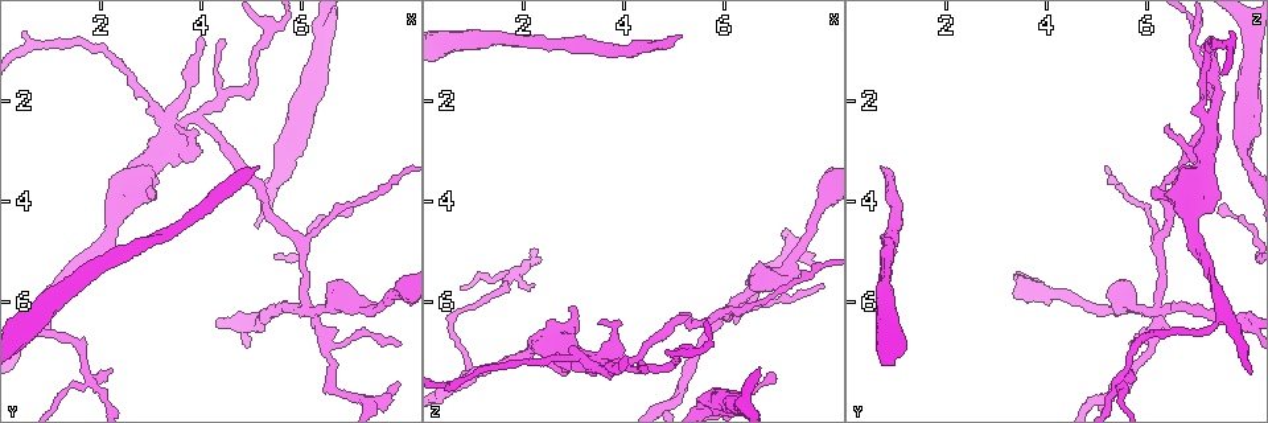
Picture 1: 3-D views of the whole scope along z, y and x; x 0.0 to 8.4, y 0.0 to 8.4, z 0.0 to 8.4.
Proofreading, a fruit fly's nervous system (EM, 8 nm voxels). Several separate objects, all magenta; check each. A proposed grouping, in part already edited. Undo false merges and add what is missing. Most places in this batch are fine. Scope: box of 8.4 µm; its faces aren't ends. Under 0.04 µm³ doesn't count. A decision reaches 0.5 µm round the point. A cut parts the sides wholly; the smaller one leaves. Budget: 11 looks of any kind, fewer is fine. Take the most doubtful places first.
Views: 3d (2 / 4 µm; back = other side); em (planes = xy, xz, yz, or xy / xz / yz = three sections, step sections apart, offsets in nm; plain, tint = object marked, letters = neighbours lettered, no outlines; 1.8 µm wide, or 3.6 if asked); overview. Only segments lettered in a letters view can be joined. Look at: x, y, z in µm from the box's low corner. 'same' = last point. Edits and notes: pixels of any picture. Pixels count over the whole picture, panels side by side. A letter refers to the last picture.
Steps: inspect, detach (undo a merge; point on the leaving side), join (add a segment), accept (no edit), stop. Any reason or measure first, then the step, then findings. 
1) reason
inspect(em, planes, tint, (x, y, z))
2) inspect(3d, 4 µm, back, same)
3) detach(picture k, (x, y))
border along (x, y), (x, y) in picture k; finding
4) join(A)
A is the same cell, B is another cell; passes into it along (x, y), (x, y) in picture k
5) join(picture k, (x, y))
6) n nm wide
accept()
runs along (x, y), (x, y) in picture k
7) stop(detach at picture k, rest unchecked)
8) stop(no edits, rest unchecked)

sharp bend
inspect(3d, 2 µm, (0.90, 6.25, 7.50))

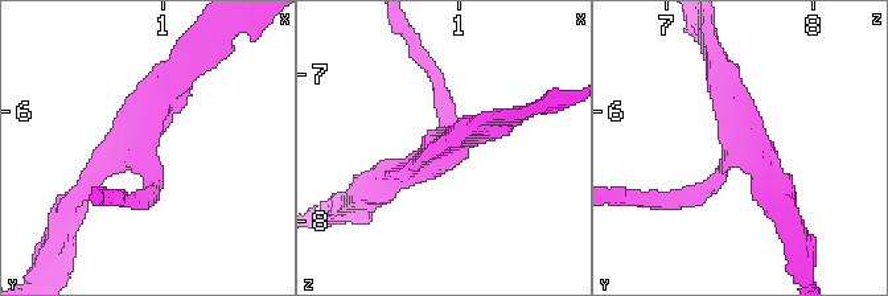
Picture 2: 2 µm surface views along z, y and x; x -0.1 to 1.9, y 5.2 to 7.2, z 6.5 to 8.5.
3 arms
inspect(em, planes, letters, (0.86, 6.22, 7.58))

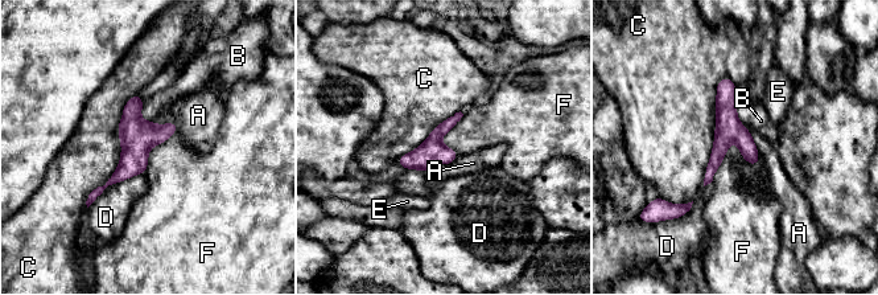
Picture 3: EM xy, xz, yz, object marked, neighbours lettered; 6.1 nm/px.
accept()
A, B, C, D, E and F are other cells; border along (757, 164), (730, 142), (710, 181) in picture 3; one neuron here

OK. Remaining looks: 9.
looks like a crossing
inspect(em, xy, step 8, tint, (6.20, 6.15, 6.10))

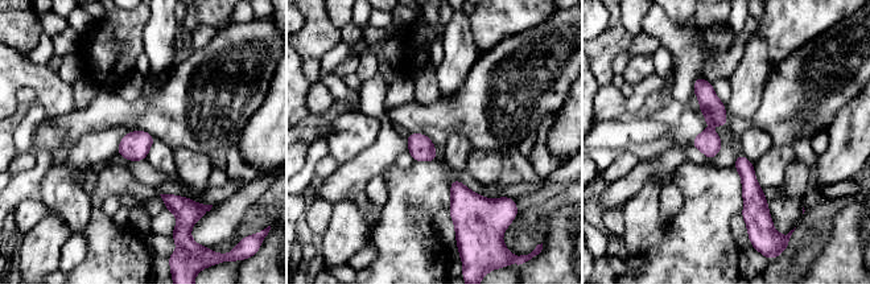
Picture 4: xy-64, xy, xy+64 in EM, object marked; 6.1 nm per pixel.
inspect(em, planes, letters, same)

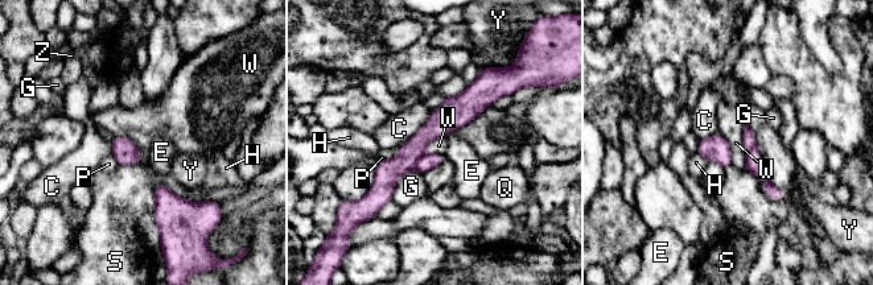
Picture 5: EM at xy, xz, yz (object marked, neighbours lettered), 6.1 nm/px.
W touches over 500 nm
detach(picture 5, (387, 172))
C, E, G, H, P, Q, S, W, Y and Z are other cells; the part that leaves runs along (485, 81), (386, 177), (383, 201) in picture 5; two neurons meet here

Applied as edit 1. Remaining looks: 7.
sharp bend
inspect(em, planes, tint, (1.70, 7.60, 5.45))

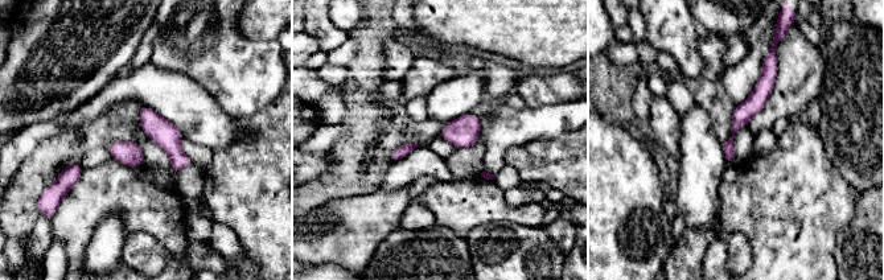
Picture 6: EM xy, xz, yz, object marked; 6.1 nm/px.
inspect(em, planes, letters, same)

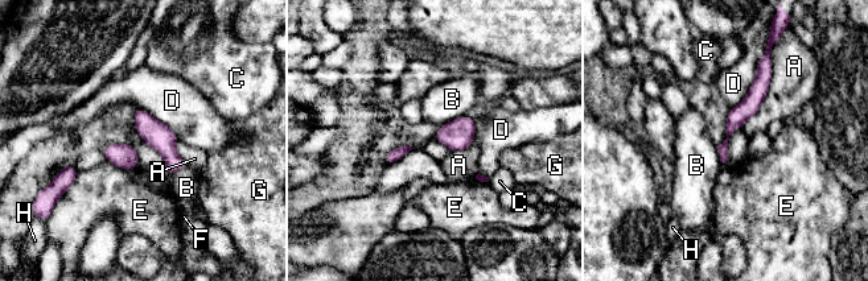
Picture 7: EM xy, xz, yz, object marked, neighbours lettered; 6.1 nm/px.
accept()
A, B, C, D, E, F, G and H are other cells; border along (772, 61), (769, 89), (740, 127) in picture 7; continuous, no second neuron

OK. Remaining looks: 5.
stop(detach at picture 5, rest unchecked)

